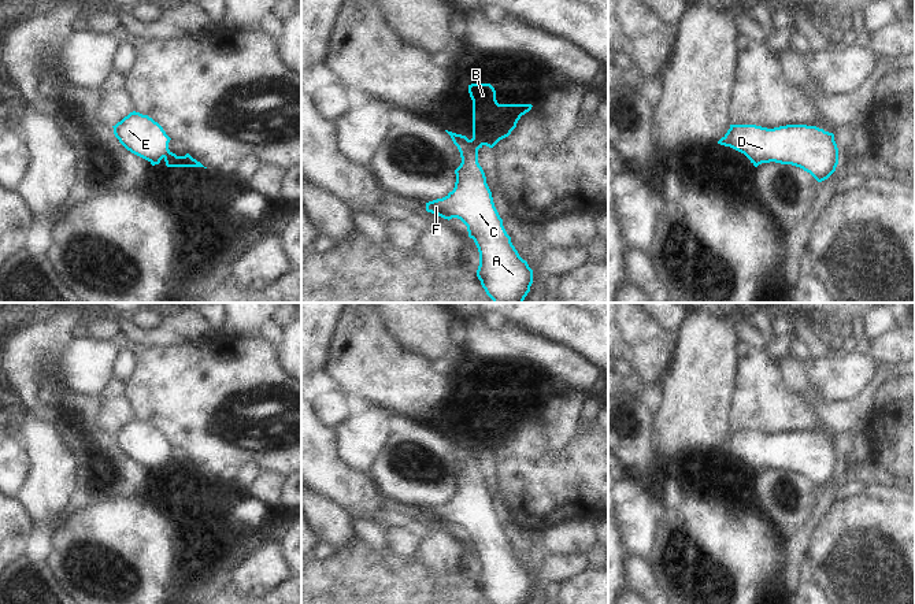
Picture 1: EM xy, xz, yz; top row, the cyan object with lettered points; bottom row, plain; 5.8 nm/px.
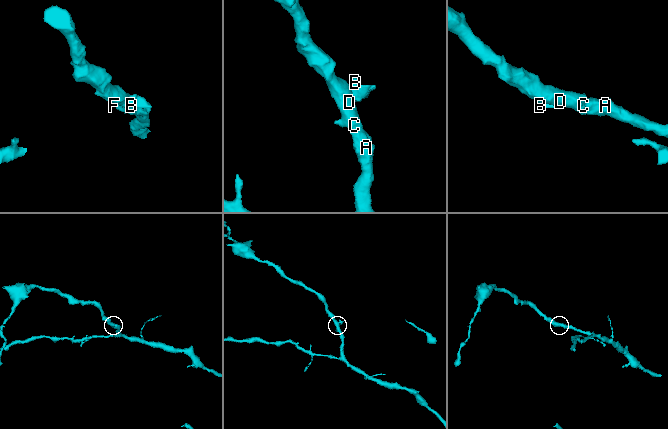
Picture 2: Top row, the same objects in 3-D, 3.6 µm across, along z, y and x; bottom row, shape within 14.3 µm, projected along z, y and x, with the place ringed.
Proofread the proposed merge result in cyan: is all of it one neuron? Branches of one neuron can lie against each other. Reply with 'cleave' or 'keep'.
cleave

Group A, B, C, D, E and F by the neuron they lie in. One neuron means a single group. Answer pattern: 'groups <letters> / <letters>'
groups A C D E F / B

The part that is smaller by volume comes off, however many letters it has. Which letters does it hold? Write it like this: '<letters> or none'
B

